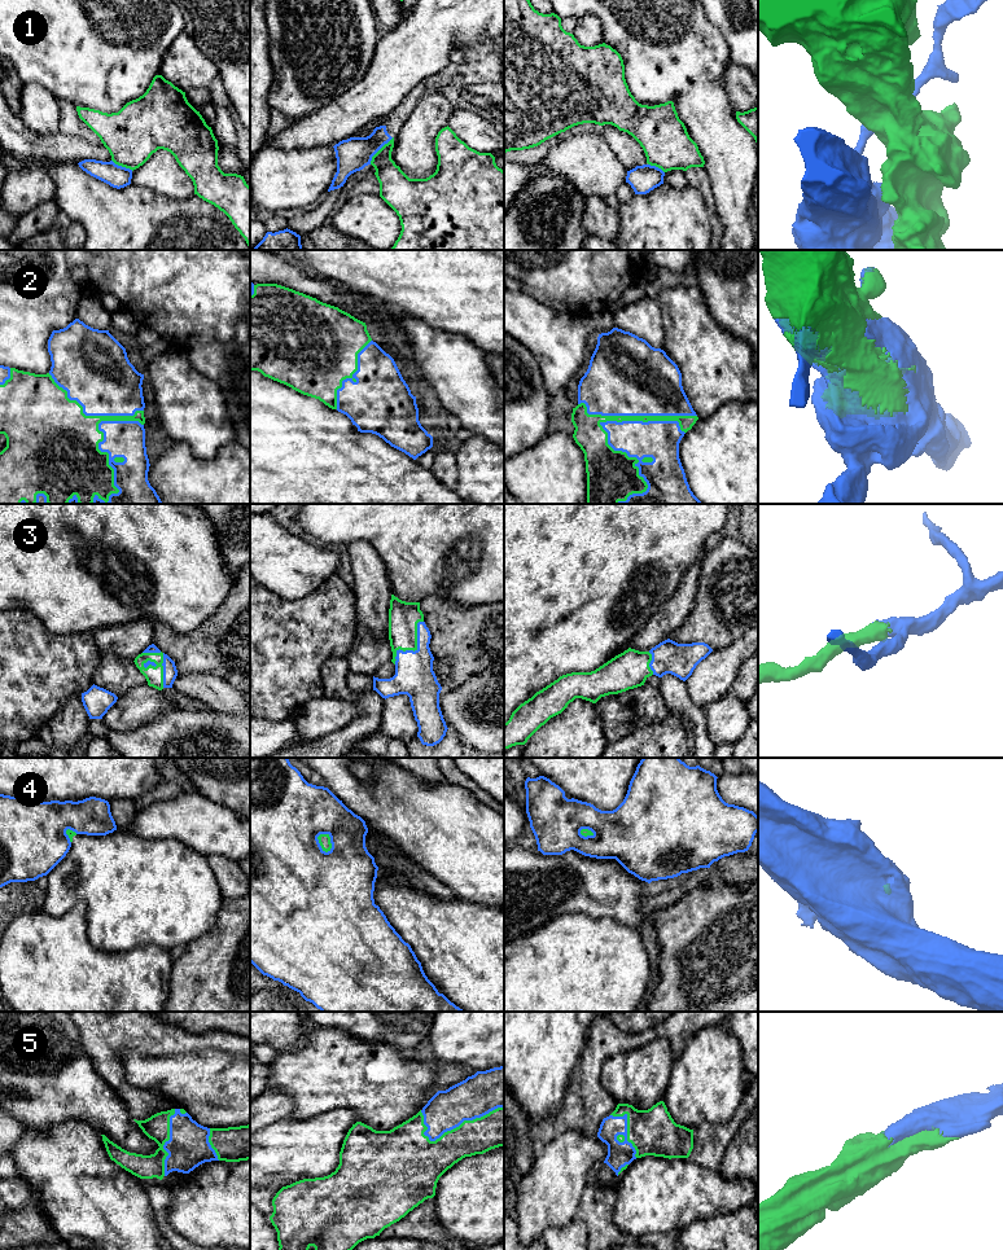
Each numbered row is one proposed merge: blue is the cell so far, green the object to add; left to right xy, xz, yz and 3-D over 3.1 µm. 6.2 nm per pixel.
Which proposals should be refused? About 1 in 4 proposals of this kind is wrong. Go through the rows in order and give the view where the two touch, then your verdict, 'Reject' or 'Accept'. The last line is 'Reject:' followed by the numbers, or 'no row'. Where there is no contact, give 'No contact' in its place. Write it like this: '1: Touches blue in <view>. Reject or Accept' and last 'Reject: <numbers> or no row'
1: Touches blue in xz. Accept
2: Touches blue in yz. Accept
3: Touches blue in xz. Accept
4: Touches blue in xz. Reject
5: Touches blue in xz. Accept
Reject: 4

